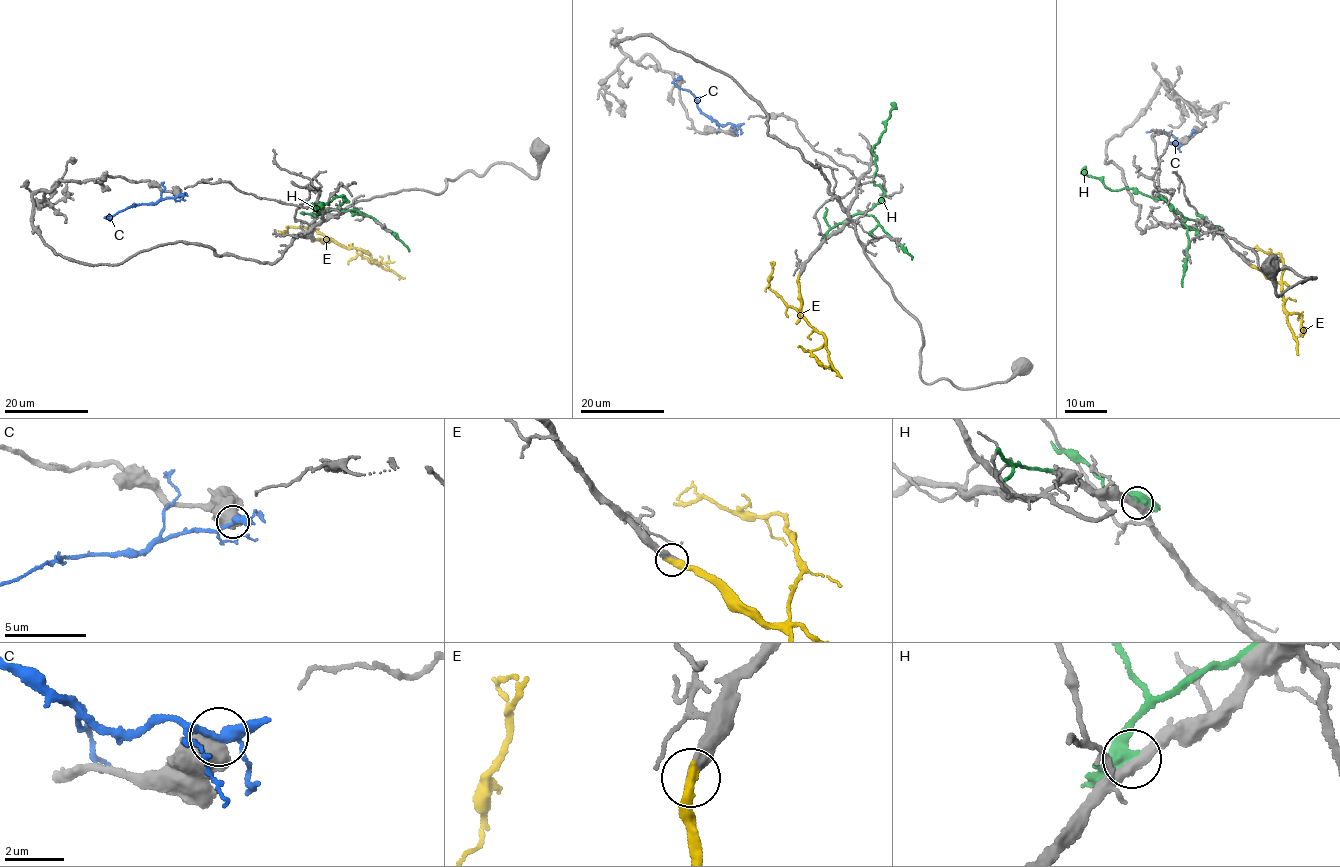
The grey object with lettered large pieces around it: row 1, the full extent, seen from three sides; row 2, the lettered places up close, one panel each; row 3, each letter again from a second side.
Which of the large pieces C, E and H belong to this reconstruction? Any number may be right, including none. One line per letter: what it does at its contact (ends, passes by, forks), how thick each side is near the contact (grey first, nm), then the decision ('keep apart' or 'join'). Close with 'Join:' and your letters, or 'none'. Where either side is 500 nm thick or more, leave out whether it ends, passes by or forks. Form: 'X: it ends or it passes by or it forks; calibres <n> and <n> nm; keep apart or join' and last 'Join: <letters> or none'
C: calibres 750 and 280 nm; keep apart
E: it ends; calibres 400 and 400 nm; join
H: it passes by; calibres 400 and 440 nm; keep apart
Join: E

